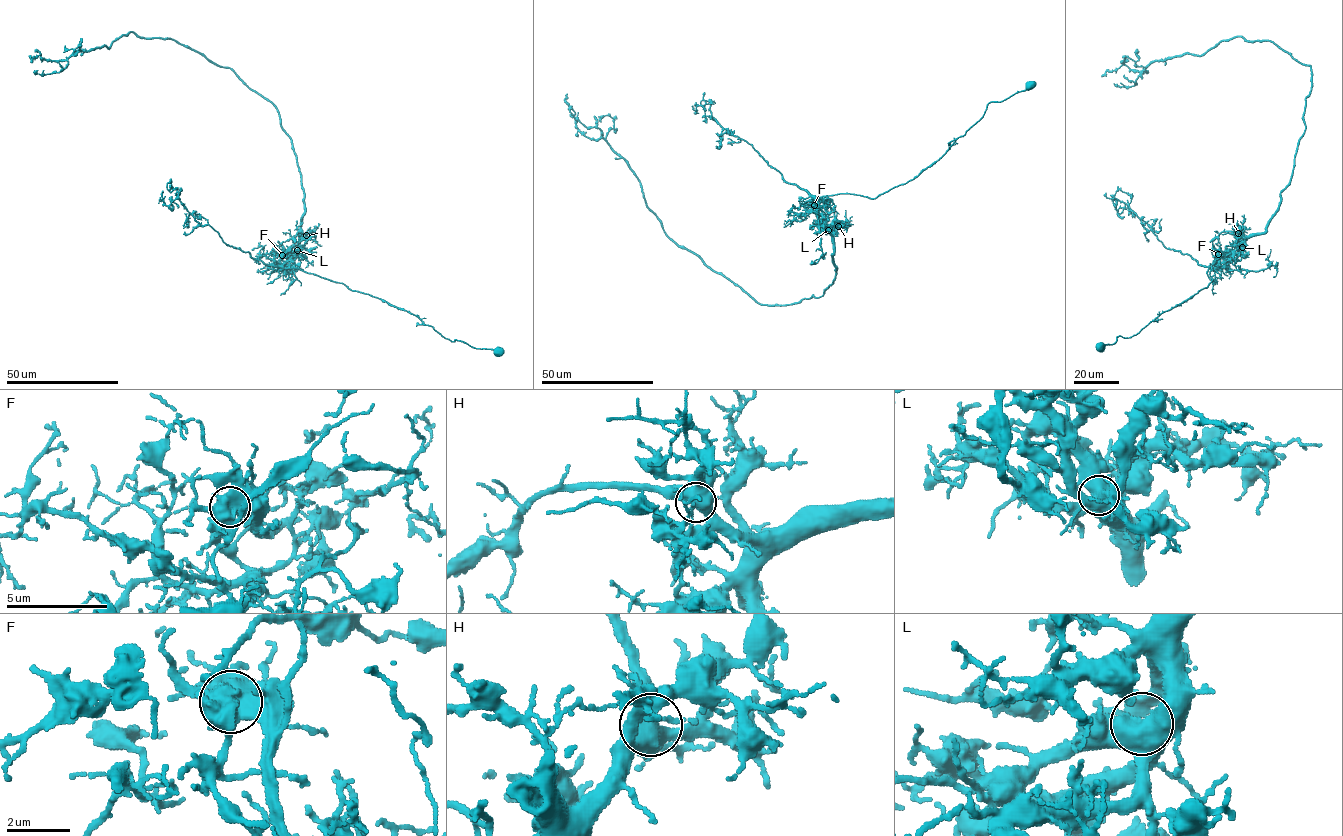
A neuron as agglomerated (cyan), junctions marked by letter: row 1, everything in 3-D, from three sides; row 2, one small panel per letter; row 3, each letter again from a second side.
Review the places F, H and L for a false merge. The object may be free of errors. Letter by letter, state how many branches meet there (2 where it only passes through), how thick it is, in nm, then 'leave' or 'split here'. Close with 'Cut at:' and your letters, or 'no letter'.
F: 3 branches meet; 650 nm thick; split here
H: 3 branches meet; 550 nm thick; leave
L: 3 branches meet; 550 nm thick; leave
Cut at: F

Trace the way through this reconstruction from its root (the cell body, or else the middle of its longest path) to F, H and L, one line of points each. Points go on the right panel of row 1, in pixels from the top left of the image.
F: (1100, 345), (1136, 334), (1206, 287), (1211, 281), (1209, 267), (1224, 262), (1218, 254)
H: (1100, 345), (1136, 334), (1206, 287), (1211, 281), (1209, 267), (1217, 268), (1242, 246), (1238, 233)
L: (1100, 345), (1132, 336), (1185, 302), (1211, 282), (1209, 267), (1217, 268), (1242, 247)

